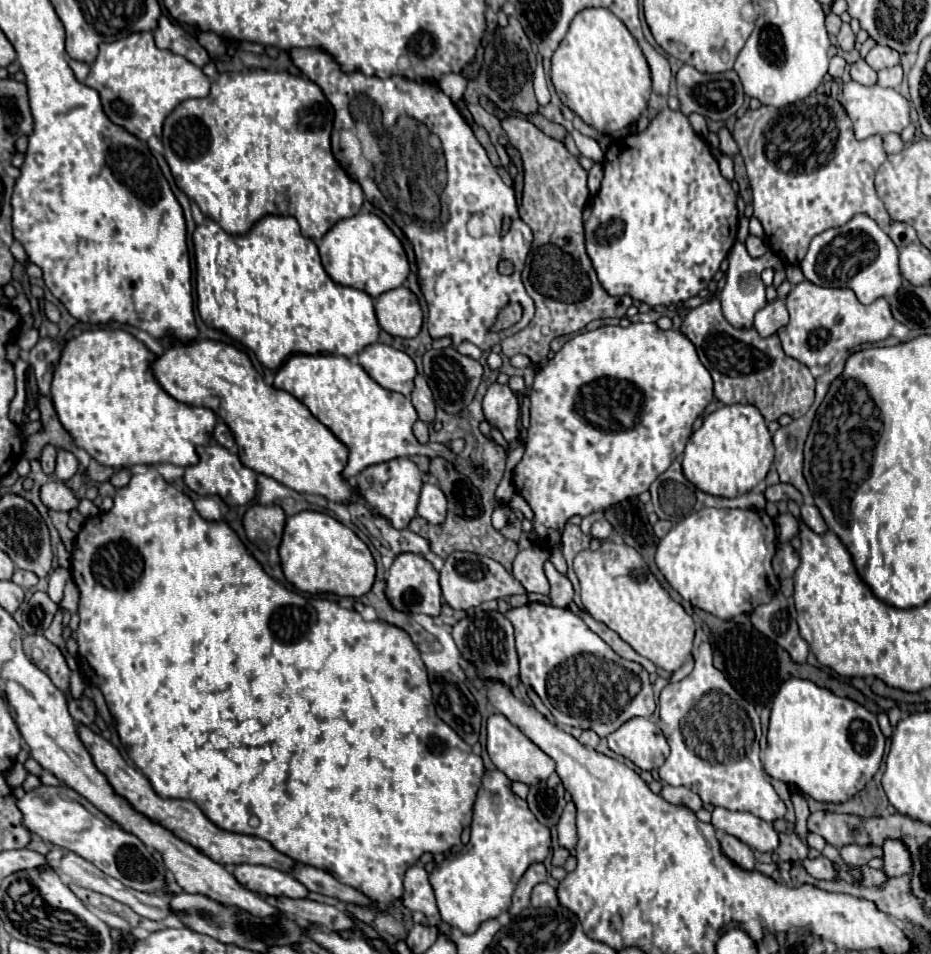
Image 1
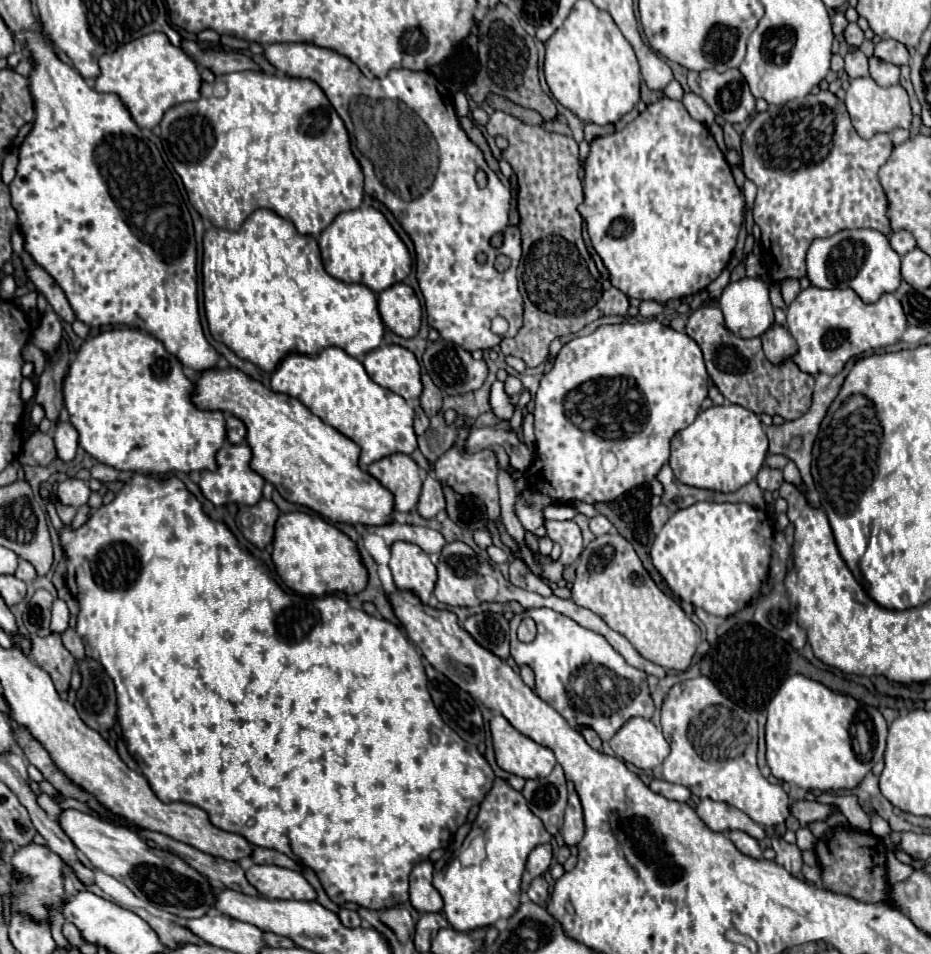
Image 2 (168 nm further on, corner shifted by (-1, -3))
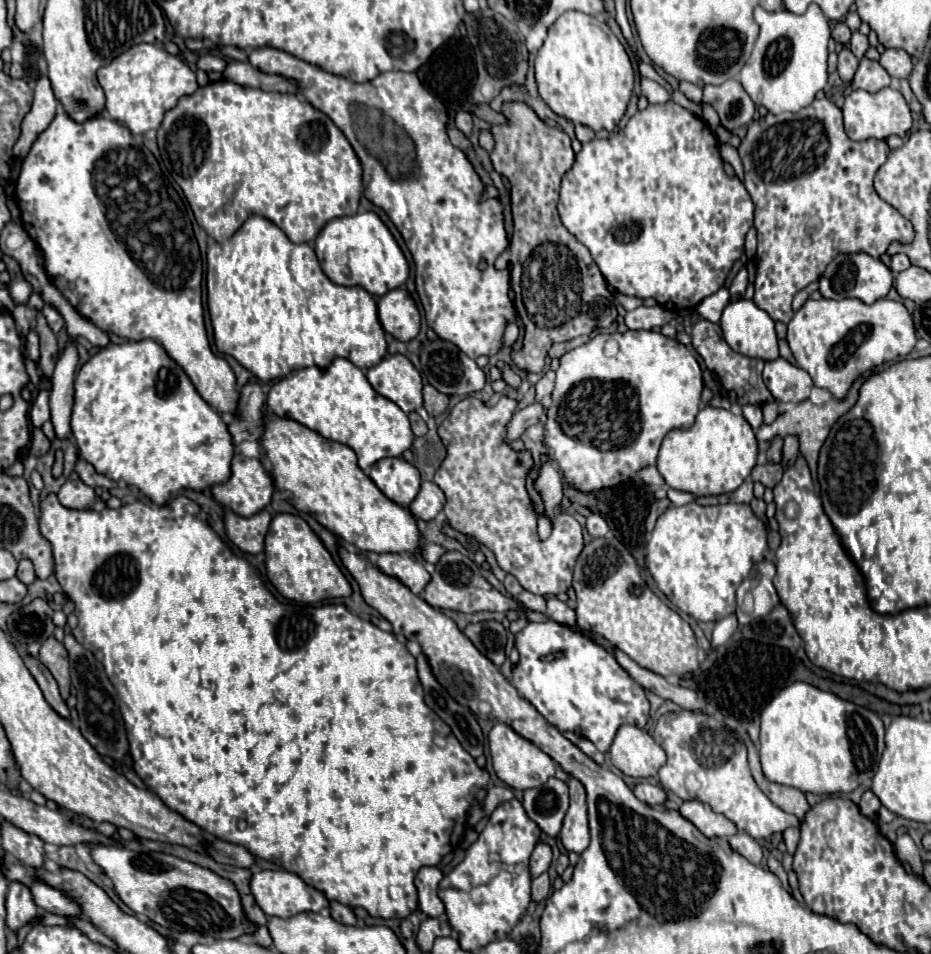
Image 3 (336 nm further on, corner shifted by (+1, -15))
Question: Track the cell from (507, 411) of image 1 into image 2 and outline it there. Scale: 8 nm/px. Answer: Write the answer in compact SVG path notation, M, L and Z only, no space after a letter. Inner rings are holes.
M494 382L492 384L492 392L490 392L490 406L492 406L492 412L496 414L498 420L510 420L516 406L512 404L510 396L504 392L504 384L502 382Z

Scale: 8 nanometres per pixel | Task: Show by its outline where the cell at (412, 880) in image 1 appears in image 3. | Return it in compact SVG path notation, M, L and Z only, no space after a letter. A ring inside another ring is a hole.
M420 868L420 872L416 874L420 910L432 918L438 918L444 914L444 902L438 896L440 880L442 880L440 868Z

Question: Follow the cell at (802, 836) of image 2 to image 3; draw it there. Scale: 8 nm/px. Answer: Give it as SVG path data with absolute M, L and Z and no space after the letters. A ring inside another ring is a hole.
M790 826L790 828L784 830L784 844L786 844L786 850L788 850L790 854L794 854L798 840L800 840L800 832L798 832L798 828Z

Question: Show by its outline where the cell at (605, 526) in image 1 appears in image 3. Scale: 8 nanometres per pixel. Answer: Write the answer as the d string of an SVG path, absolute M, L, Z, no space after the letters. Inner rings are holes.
M590 514L588 522L586 522L586 528L588 528L590 536L594 536L594 538L596 536L604 536L608 532L608 524L600 514Z

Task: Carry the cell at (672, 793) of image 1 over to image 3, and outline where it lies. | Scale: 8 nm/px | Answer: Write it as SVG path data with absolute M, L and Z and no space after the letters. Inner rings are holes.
M638 782L634 786L634 794L638 800L654 806L654 804L662 804L666 800L666 792L660 788L660 786L654 786L654 784L648 784L648 782Z

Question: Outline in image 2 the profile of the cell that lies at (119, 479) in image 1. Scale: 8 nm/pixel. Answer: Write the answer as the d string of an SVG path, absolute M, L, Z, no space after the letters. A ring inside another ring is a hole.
M96 464L90 472L92 472L92 478L96 478L100 482L114 482L120 478L120 472L112 466L106 466L106 464Z

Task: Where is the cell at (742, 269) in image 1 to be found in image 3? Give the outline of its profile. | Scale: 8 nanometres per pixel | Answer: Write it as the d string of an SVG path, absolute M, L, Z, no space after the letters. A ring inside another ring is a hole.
M752 300L730 302L724 308L720 326L724 340L734 352L750 358L762 358L764 362L776 360L780 356L774 320Z

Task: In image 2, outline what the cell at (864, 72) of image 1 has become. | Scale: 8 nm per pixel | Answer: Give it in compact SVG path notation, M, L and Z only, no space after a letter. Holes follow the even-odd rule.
M850 50L846 54L846 72L850 78L866 78L868 76L868 58L860 50Z

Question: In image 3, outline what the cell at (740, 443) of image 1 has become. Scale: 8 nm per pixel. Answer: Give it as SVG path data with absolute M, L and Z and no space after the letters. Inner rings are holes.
M704 406L690 428L674 428L664 436L656 468L670 488L696 496L710 496L734 492L750 476L756 466L756 456L758 442L754 430L740 412Z

